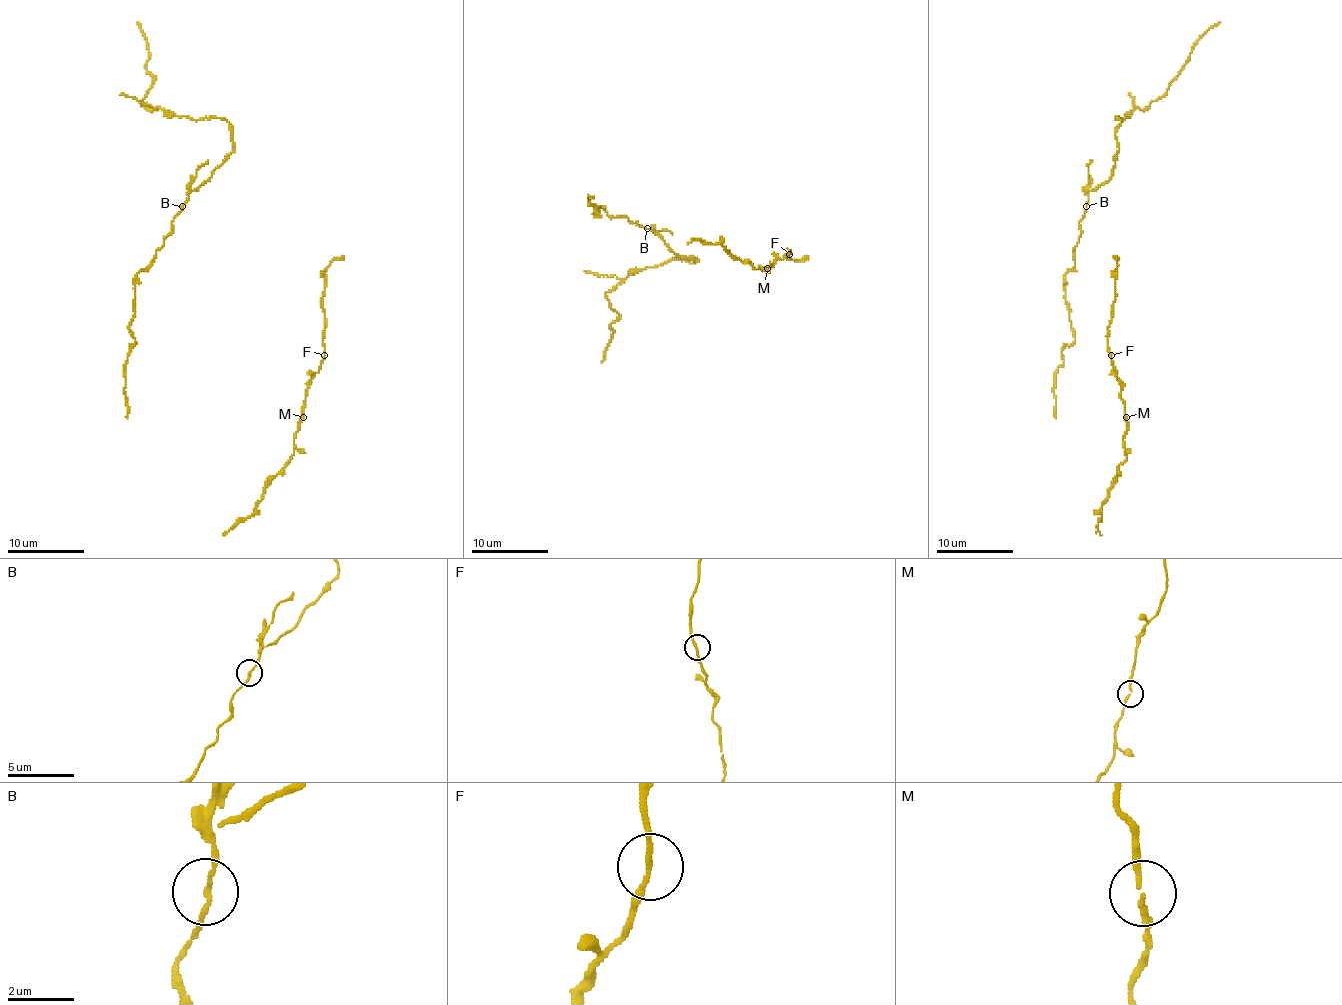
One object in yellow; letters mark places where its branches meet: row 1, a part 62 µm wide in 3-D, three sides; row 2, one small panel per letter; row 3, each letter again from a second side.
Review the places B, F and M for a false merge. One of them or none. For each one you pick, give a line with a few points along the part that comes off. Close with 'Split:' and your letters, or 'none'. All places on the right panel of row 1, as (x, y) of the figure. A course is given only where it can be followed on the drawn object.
B: foreign part runs (1086, 206), (1088, 164), (1092, 160)
Split: B

